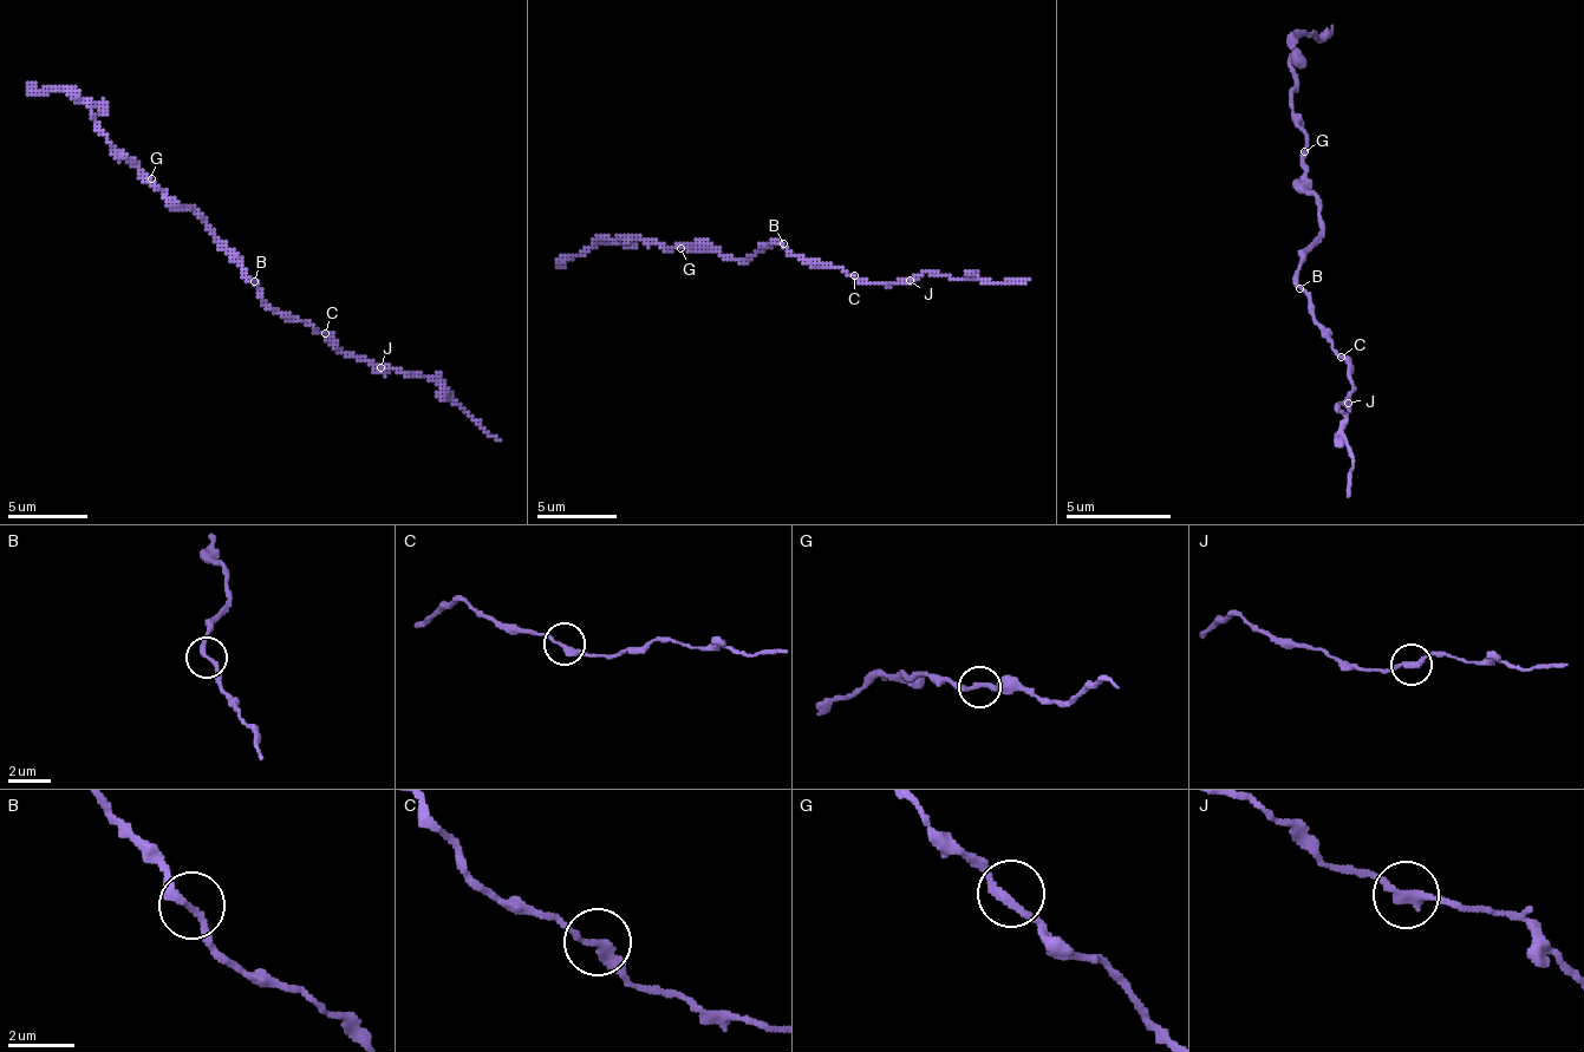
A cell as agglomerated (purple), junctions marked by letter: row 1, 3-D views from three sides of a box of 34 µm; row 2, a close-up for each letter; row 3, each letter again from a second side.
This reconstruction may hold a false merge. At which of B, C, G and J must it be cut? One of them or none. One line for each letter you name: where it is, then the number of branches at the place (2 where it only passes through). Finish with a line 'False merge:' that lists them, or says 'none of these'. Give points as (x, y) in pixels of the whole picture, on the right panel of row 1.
False merge: none of these

